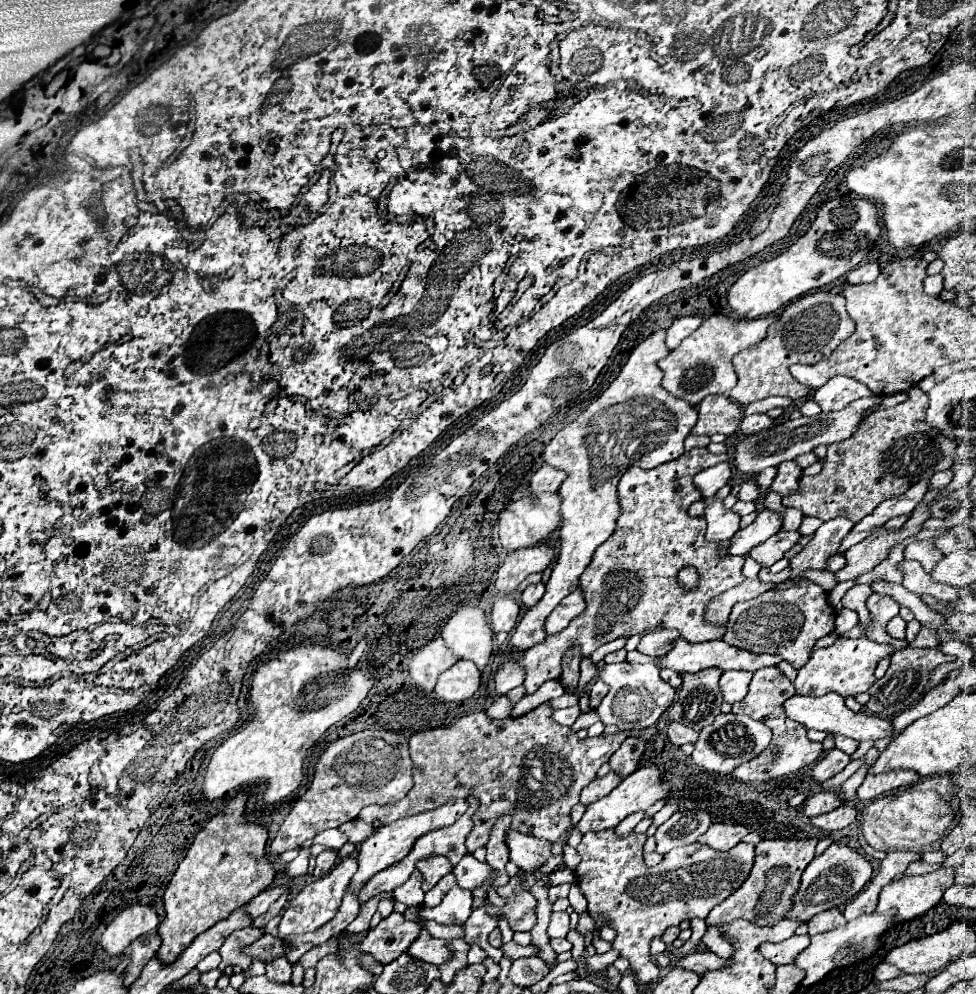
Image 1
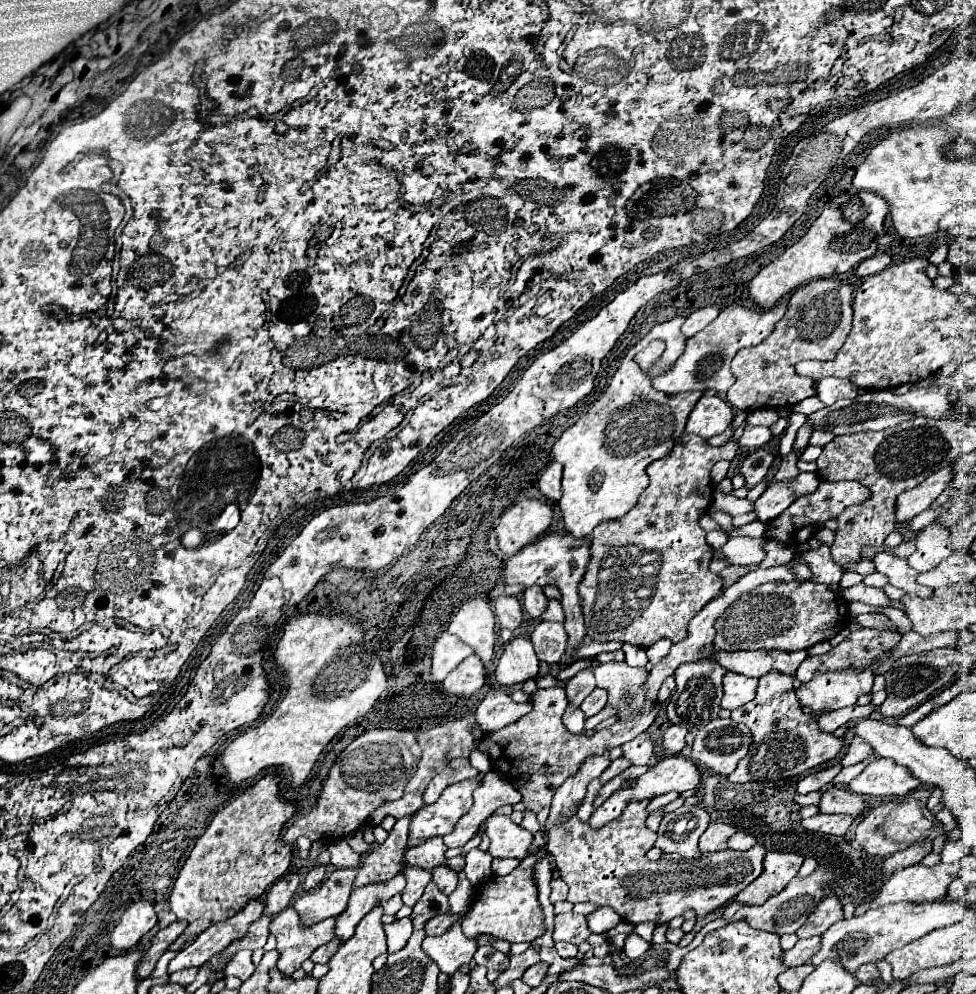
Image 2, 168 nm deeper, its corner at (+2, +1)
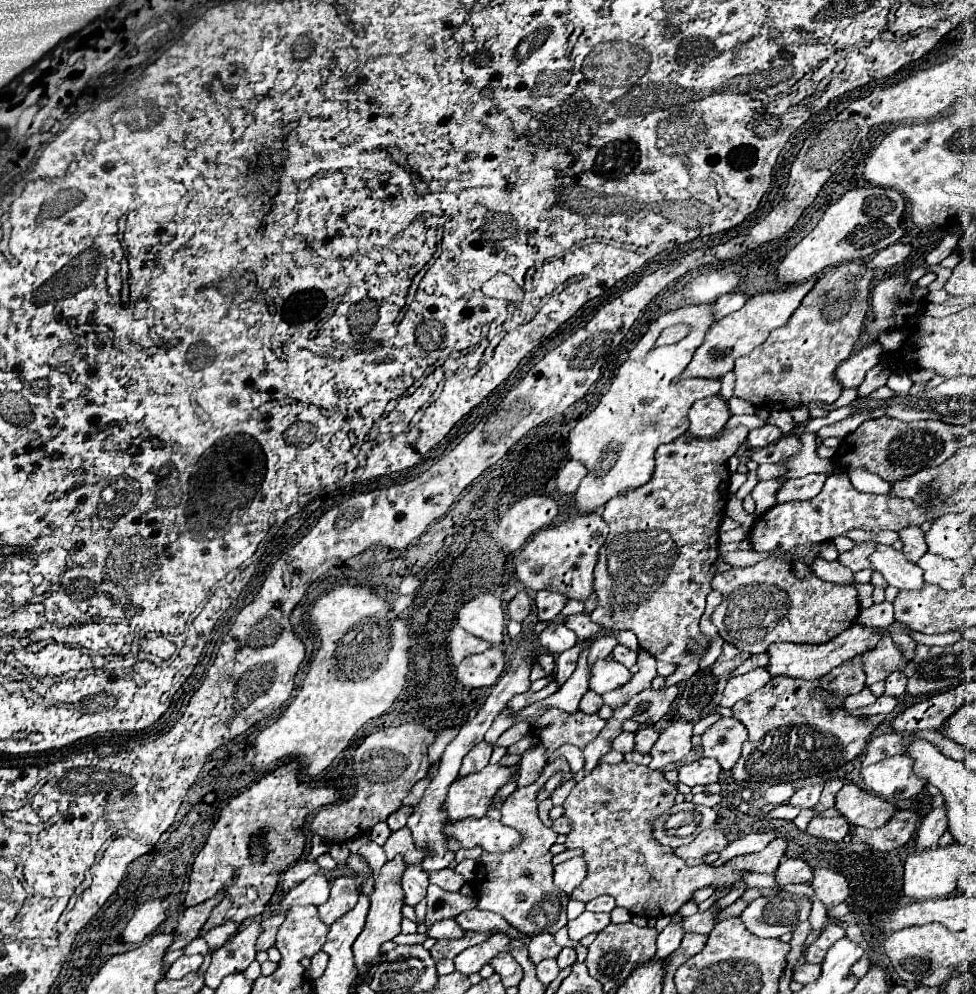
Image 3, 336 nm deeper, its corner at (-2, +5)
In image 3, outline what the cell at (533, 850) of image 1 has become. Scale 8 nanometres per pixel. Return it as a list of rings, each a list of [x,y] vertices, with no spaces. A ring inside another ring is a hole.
[[[490,817],[464,819],[462,823],[446,825],[446,835],[456,837],[466,849],[480,845],[488,853],[504,853],[522,843],[522,835],[518,831]]]

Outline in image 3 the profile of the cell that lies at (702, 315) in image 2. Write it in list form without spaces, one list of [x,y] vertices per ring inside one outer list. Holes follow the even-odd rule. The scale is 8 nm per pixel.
[[[726,293],[722,295],[714,305],[712,305],[712,315],[714,315],[714,321],[738,311],[744,303],[746,303],[746,295],[744,293]]]

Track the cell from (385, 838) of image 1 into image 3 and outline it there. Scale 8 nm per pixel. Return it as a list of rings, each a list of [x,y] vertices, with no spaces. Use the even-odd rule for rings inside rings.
[[[486,765],[482,771],[468,775],[468,777],[460,777],[456,779],[446,795],[446,803],[444,803],[444,813],[448,815],[448,823],[458,823],[462,819],[480,819],[486,815],[488,805],[492,803],[496,791],[512,777],[516,767],[500,767],[500,765]]]

